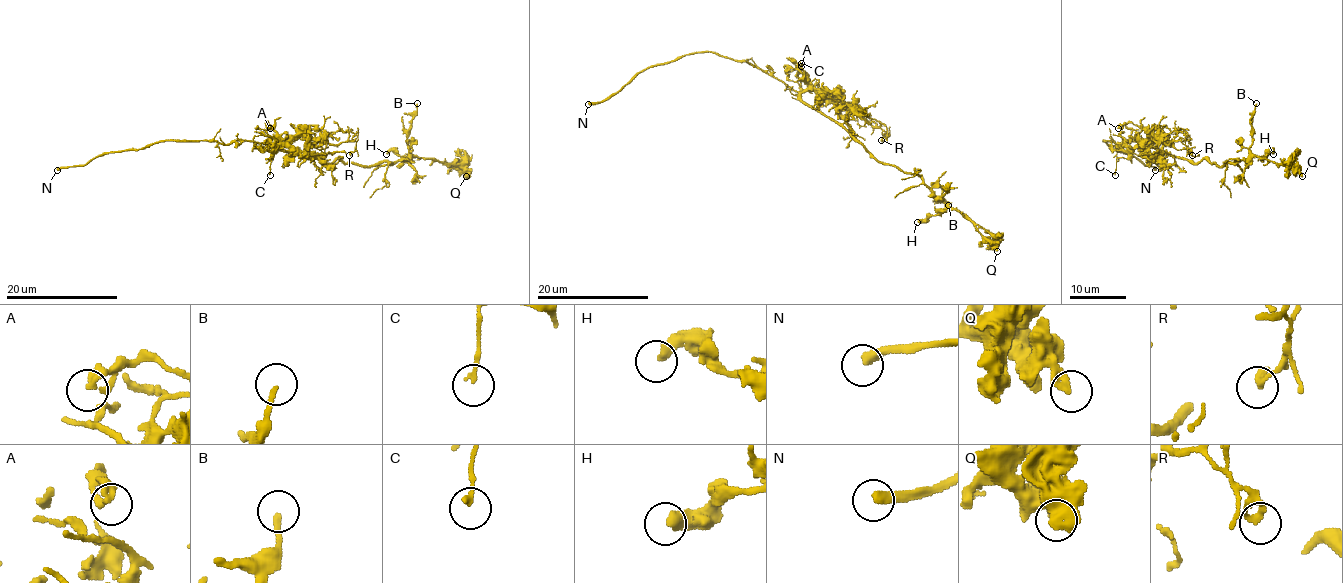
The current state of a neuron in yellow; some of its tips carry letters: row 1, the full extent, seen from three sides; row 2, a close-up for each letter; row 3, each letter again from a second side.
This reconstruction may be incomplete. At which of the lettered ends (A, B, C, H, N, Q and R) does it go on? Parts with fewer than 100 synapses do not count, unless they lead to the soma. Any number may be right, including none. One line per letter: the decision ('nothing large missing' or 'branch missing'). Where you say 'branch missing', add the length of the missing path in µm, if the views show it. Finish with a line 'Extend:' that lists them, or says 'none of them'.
A: nothing large missing
B: nothing large missing
C: nothing large missing
H: nothing large missing
N: branch missing; about 30 µm are missing
Q: nothing large missing
R: nothing large missing
Extend: N

